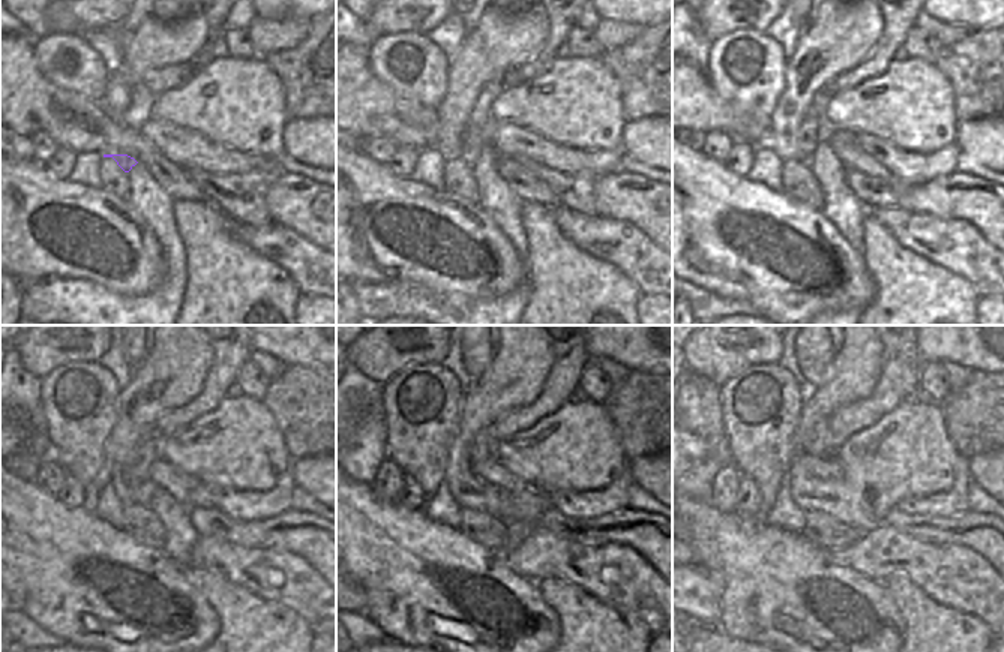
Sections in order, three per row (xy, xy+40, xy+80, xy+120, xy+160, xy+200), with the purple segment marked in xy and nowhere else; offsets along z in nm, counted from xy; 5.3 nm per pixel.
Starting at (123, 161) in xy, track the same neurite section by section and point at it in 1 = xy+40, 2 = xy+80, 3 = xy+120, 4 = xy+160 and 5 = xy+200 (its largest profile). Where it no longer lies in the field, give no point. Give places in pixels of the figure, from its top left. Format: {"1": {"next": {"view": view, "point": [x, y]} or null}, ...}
{"1": {"next": {"view": "xy+40", "point": [473, 140]}}, "2": {"next": {"view": "xy+80", "point": [814, 131]}}, "3": {"next": {"view": "xy+120", "point": [144, 453]}}, "4": {"next": {"view": "xy+160", "point": [482, 447]}}, "5": {"next": {"view": "xy+200", "point": [814, 441]}}}

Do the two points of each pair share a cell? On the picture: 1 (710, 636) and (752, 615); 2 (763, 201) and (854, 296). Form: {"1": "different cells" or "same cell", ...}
{"1": "different cells", "2": "same cell"}

